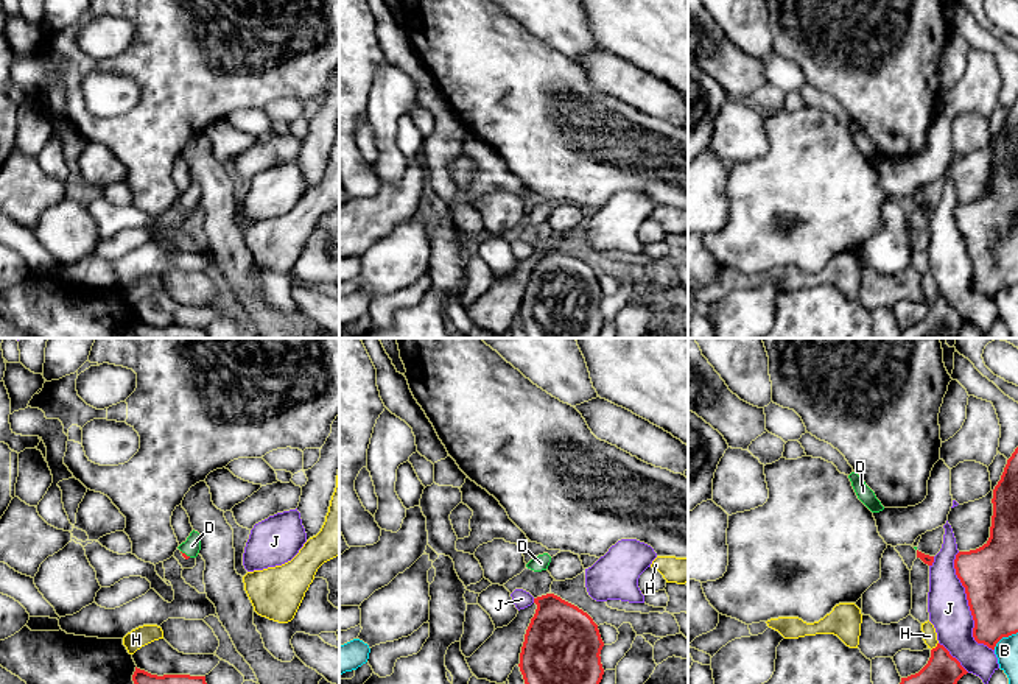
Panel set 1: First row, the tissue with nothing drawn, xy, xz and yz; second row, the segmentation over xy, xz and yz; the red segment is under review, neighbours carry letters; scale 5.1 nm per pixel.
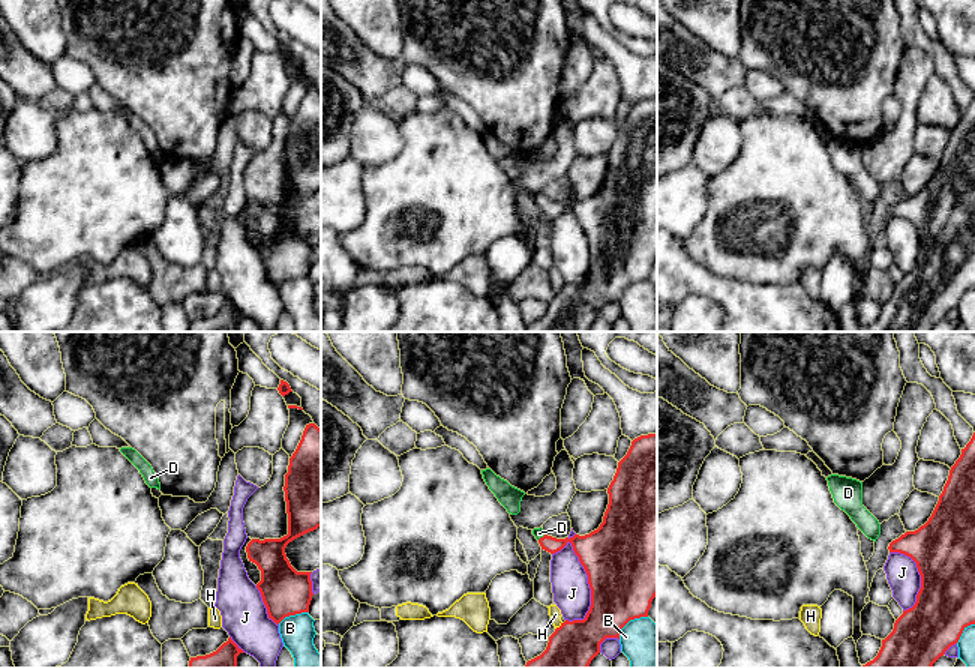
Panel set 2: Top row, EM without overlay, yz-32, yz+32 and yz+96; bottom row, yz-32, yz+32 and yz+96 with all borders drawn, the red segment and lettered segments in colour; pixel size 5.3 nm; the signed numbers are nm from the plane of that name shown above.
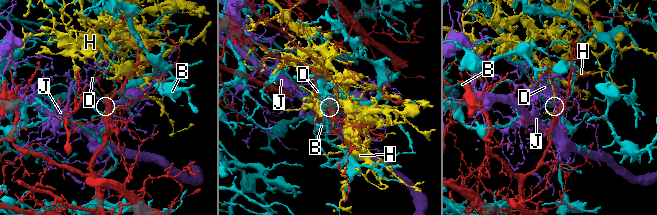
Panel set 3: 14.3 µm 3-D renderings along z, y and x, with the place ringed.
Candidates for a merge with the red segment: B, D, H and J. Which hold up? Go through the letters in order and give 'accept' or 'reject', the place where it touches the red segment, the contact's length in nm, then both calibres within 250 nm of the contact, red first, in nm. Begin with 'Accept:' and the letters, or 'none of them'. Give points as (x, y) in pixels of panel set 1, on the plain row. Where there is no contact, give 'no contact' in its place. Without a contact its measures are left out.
Accept: D
B: reject; meets red in yz at (1004, 287); contact 160 nm long; 280 nm thick on the red side, 120 nm on the other
D: accept; meets red in xy at (184, 204); contact 70 nm long; 20 nm thick on the red side, 90 nm on the other
H: reject; meets red in yz at (936, 298); contact 60 nm long; 220 nm thick on the red side, 80 nm on the other
J: reject; meets red in yz at (968, 256); contact 550 nm long; 300 nm thick on the red side, 220 nm on the other

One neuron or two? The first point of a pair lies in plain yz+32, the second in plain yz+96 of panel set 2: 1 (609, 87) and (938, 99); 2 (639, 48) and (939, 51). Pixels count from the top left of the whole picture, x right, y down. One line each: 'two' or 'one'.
1: one
2: two

